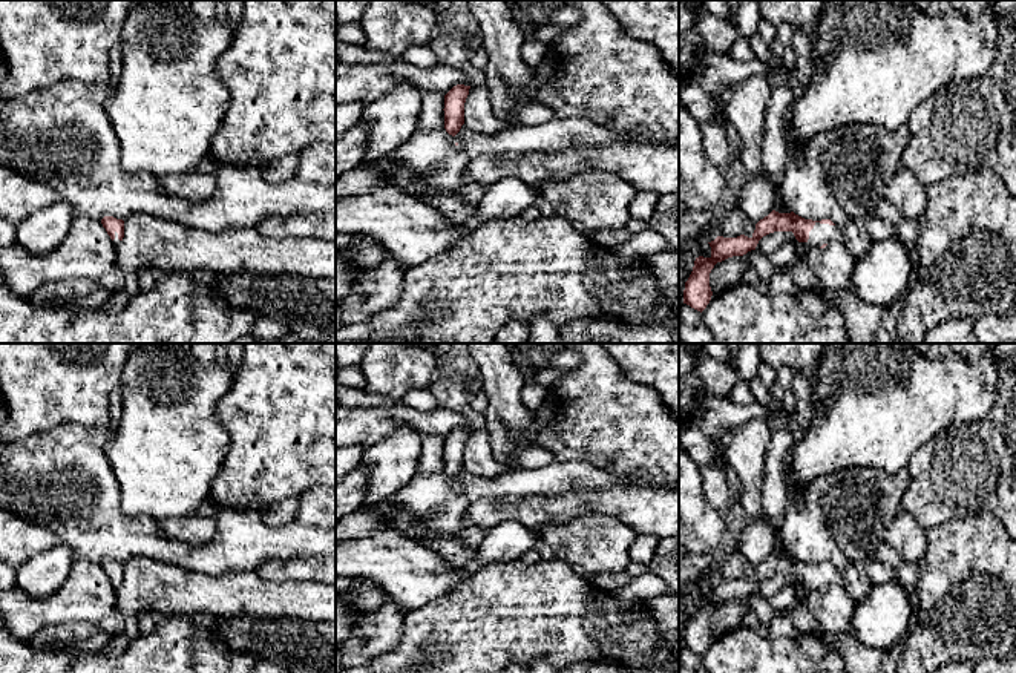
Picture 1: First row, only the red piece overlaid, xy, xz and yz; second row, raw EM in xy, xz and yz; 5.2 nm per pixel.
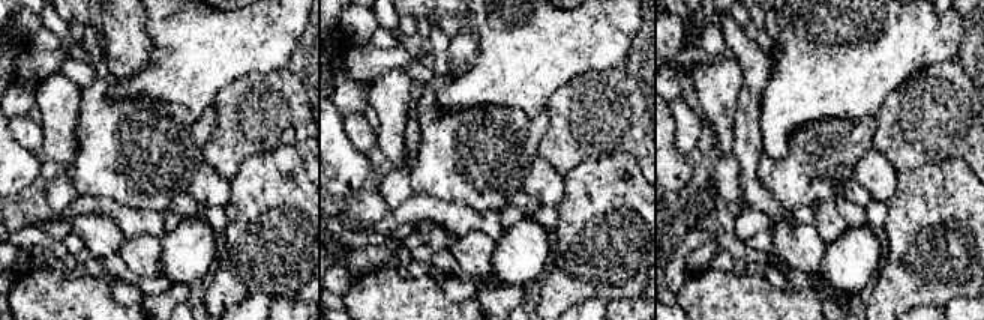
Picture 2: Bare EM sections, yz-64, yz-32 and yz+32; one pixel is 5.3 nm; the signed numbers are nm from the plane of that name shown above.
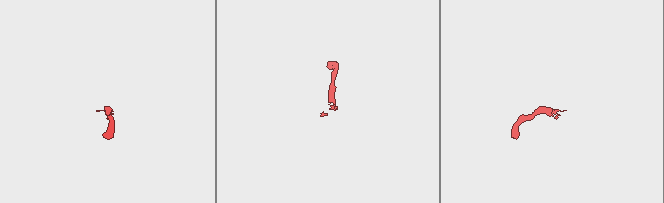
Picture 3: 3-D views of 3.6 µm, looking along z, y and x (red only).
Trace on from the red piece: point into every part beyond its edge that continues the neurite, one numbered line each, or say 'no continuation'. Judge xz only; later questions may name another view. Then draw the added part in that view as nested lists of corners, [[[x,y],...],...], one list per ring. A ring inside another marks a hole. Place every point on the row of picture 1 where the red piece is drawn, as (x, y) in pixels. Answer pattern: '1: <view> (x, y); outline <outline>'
no continuation

